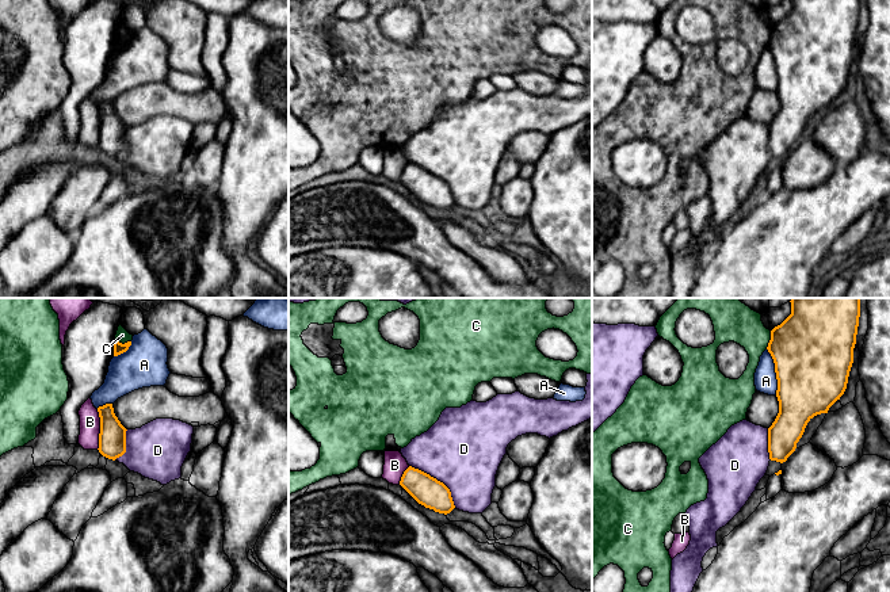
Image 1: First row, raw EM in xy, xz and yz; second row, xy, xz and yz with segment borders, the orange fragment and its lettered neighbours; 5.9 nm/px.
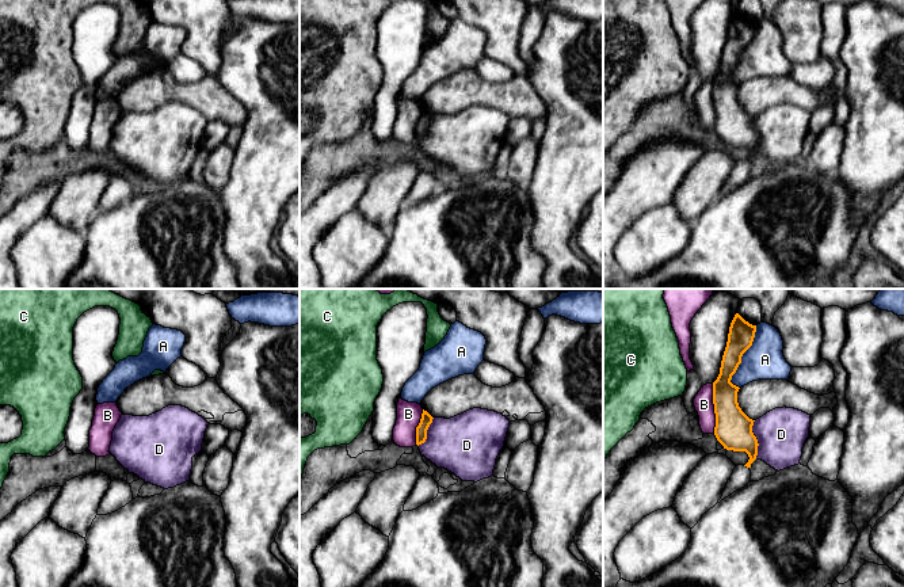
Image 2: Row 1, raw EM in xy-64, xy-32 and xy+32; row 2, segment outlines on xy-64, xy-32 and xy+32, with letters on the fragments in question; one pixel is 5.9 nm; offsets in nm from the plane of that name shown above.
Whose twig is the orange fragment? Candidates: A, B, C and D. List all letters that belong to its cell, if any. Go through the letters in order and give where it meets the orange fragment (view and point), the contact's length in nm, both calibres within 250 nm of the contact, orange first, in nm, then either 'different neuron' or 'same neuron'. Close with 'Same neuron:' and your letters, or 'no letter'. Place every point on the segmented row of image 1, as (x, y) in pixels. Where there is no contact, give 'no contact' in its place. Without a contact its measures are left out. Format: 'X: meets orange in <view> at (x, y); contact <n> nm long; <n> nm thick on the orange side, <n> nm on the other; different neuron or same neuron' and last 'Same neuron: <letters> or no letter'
A: meets orange in yz at (775, 371); contact 280 nm long; 480 nm thick on the orange side, 130 nm on the other; different neuron
B: meets orange in xy at (100, 430); contact 240 nm long; 160 nm thick on the orange side, 130 nm on the other; different neuron
C: meets orange in yz at (770, 340); contact 120 nm long; 460 nm thick on the orange side, 240 nm on the other; different neuron
D: meets orange in xz at (436, 480); contact 380 nm long; 180 nm thick on the orange side, 460 nm on the other; different neuron
Same neuron: no letter

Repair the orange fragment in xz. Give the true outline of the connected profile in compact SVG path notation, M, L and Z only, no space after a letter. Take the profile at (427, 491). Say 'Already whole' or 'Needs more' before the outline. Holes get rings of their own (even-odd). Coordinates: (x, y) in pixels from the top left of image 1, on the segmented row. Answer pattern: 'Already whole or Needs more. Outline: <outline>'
Already whole. Outline: M409 466L400 485L421 505L439 513L450 513L455 505L450 489L429 474Z

